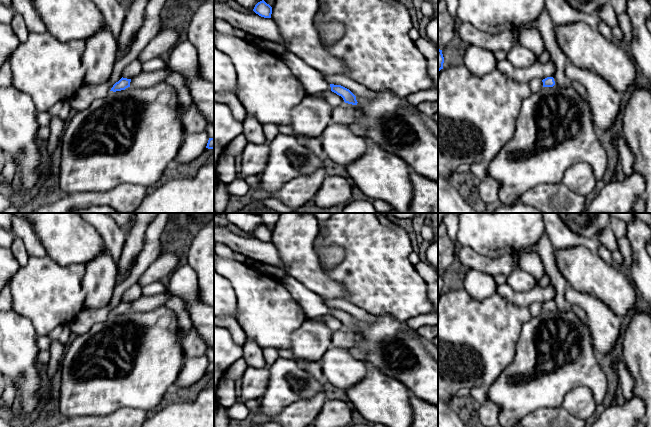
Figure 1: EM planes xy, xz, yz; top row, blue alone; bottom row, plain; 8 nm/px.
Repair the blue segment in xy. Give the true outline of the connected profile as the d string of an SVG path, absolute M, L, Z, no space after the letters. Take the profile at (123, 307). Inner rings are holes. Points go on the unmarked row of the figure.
M121 302L118 306L116 306L110 315L116 316L125 314L126 312L130 311L131 303Z

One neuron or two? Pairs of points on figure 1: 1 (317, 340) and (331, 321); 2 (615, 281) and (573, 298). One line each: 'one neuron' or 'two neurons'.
1: two neurons
2: two neurons

